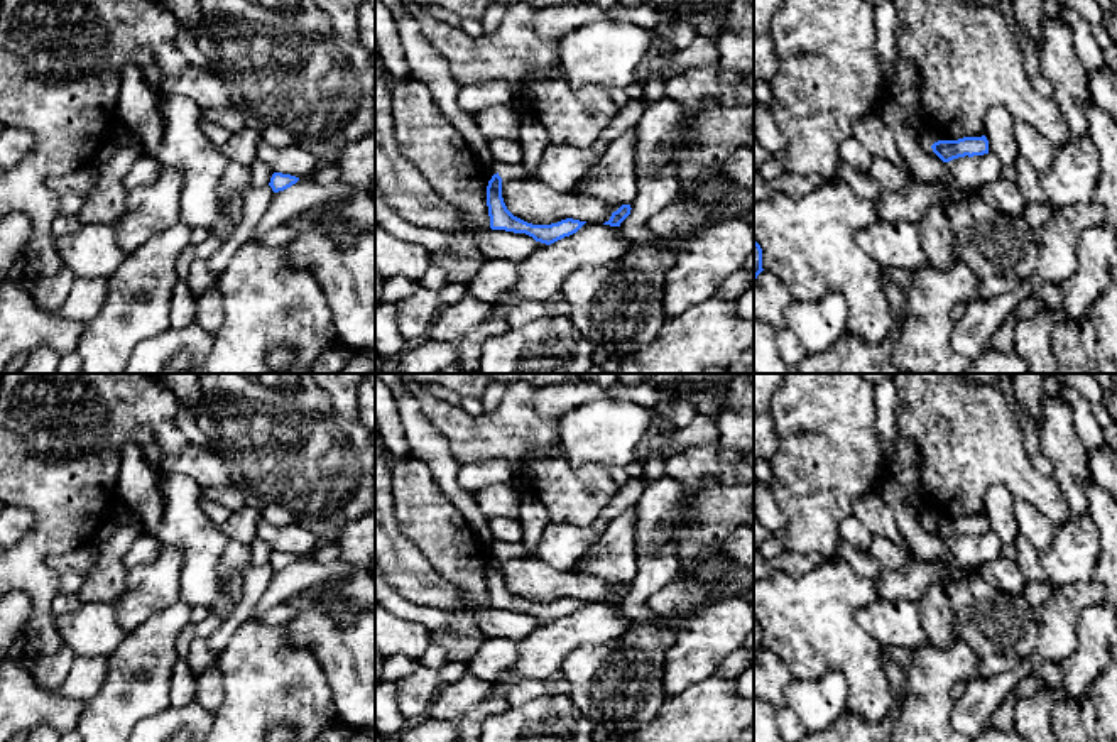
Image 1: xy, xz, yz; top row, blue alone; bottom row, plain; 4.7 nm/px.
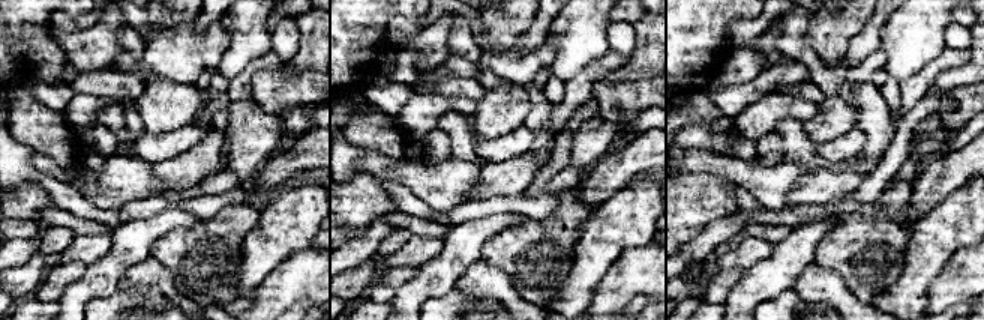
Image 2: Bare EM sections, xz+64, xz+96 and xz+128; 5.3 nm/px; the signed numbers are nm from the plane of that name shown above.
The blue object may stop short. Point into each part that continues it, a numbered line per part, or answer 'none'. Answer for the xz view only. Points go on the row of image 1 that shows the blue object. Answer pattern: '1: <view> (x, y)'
none

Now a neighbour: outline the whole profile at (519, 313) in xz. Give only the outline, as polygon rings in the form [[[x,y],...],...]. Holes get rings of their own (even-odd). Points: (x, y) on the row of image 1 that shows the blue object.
[[[510,291],[495,297],[497,306],[505,311],[510,328],[522,328],[534,319],[571,316],[571,306],[561,292],[554,292],[544,301],[519,299]]]

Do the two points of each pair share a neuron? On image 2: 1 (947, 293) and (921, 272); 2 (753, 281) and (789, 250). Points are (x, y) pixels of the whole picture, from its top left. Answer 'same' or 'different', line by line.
1: different
2: same

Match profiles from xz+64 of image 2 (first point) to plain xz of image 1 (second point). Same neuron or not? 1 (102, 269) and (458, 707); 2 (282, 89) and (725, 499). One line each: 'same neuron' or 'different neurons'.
1: different neurons
2: different neurons

